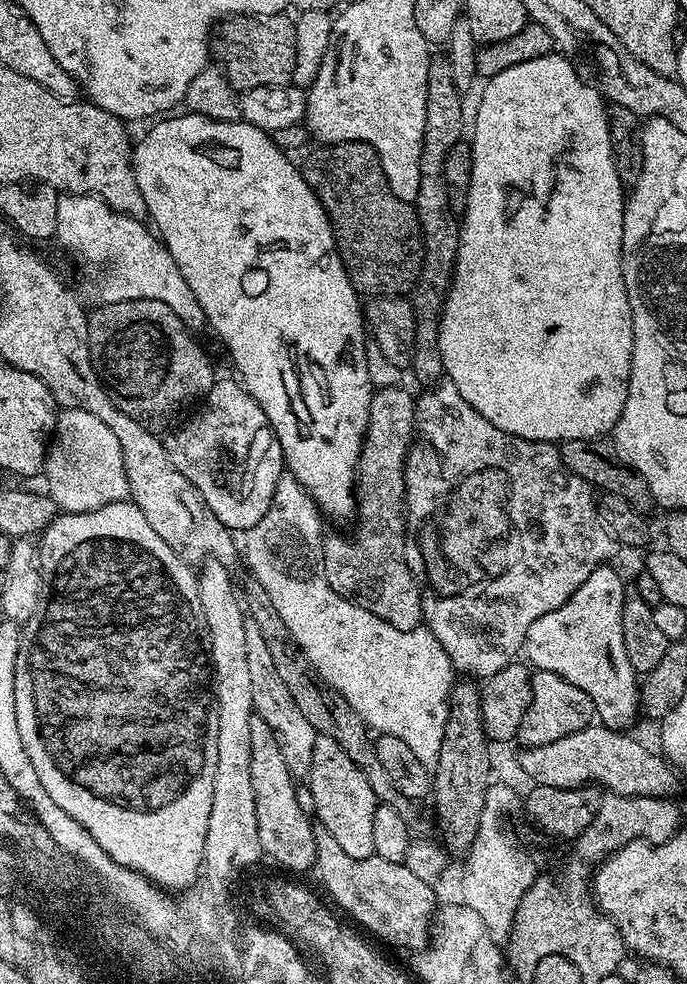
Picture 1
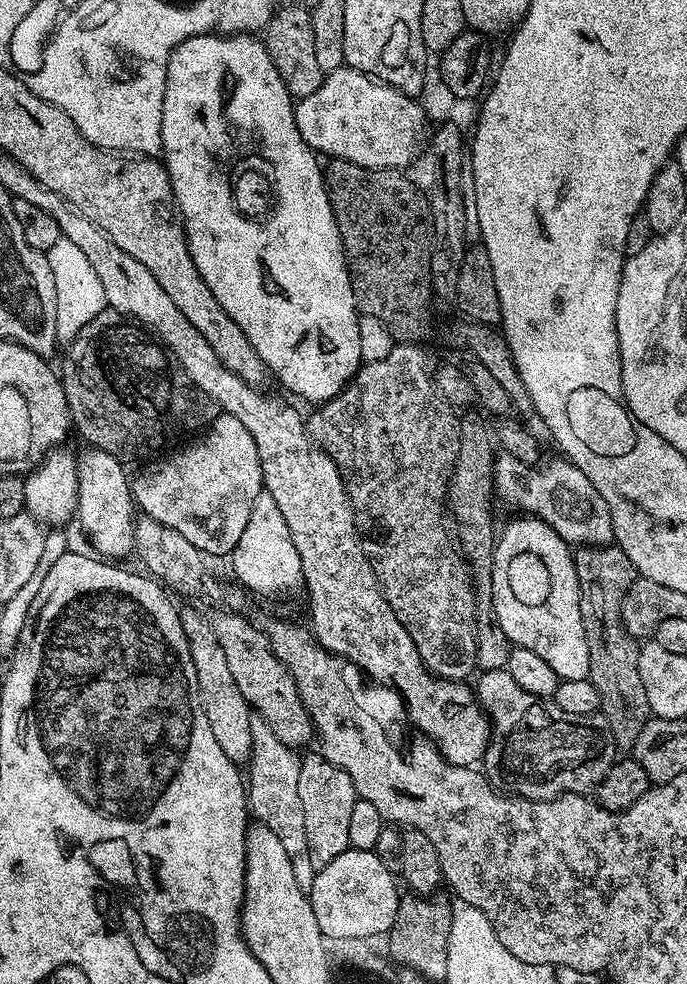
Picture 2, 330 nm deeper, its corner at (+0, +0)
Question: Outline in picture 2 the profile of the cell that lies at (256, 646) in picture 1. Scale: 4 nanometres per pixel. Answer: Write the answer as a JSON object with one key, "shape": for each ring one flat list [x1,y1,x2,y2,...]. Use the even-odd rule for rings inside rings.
{"shape":[[253,715,250,738,252,739,252,756,246,765,246,791,251,815,259,823,270,826,270,830,274,830,274,835,282,841,286,855,290,857,290,862,294,866,294,874,301,888,308,890,312,884,314,869,310,862,310,846,306,842,306,818,302,818,302,801,298,798,298,770,302,759,301,753,297,749,286,746,286,742,282,742,282,738,278,738,274,730,266,726,261,716]]}

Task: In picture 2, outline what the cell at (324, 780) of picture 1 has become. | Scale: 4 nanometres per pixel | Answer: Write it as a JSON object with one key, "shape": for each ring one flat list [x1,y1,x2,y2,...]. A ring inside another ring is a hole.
{"shape":[[319,751,305,755,298,770,298,798,302,801,302,818,306,818,306,842,310,846,310,862,313,869,329,866,338,854,350,848,350,813,357,800,356,787,350,782,350,774]]}

